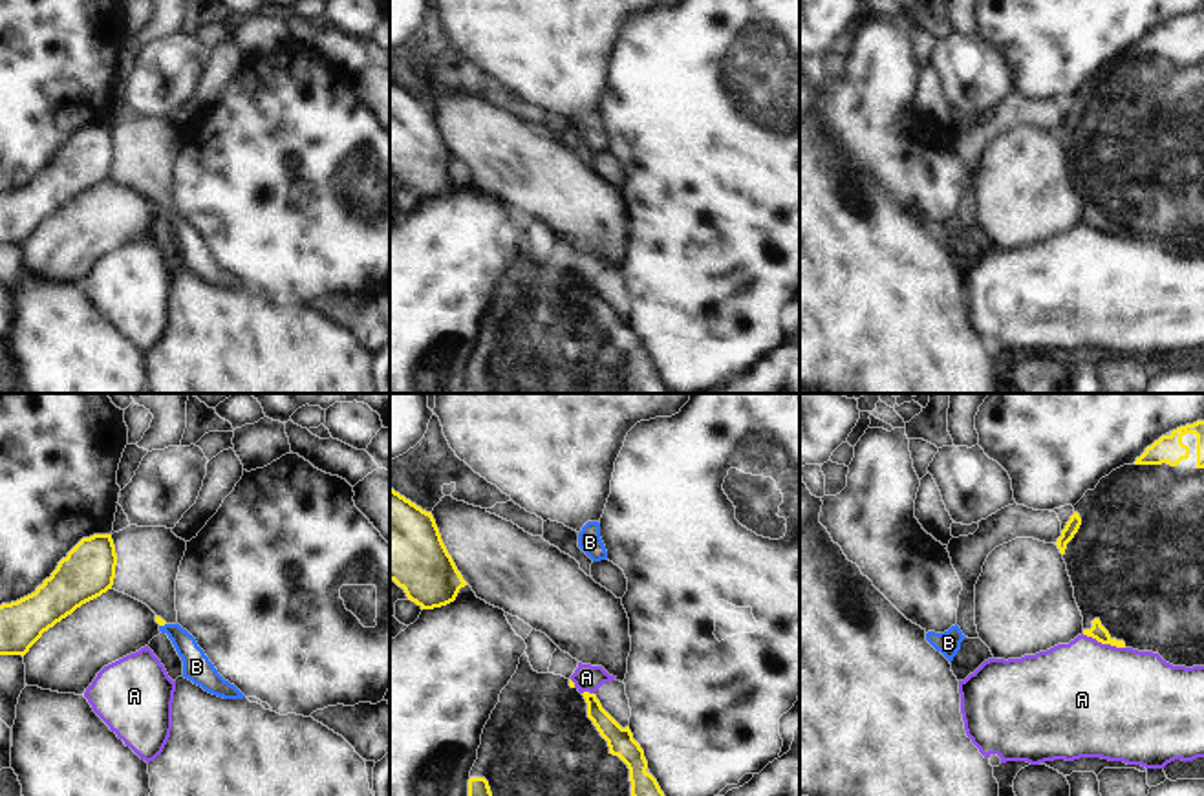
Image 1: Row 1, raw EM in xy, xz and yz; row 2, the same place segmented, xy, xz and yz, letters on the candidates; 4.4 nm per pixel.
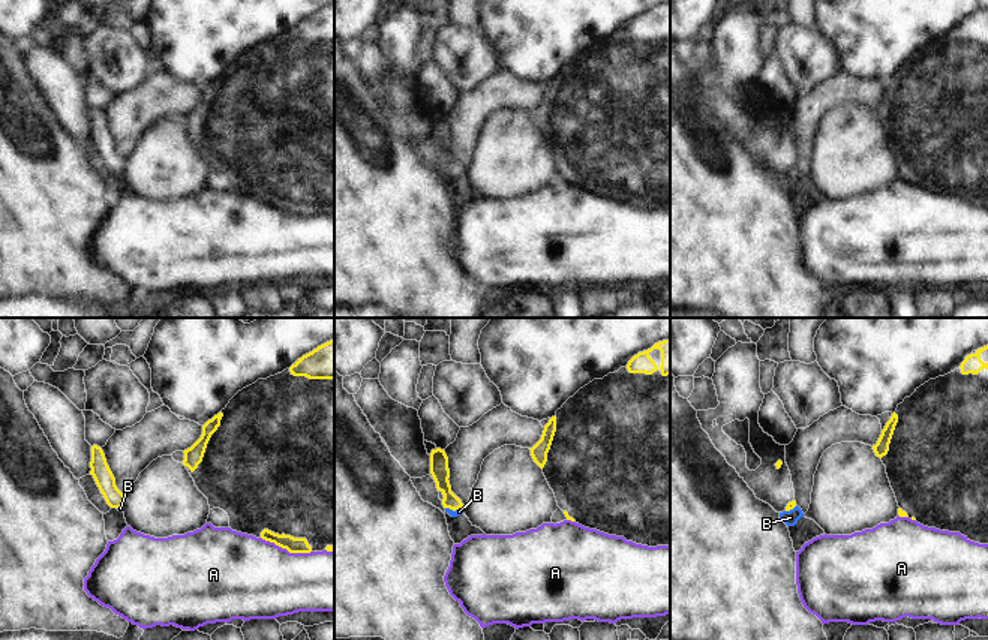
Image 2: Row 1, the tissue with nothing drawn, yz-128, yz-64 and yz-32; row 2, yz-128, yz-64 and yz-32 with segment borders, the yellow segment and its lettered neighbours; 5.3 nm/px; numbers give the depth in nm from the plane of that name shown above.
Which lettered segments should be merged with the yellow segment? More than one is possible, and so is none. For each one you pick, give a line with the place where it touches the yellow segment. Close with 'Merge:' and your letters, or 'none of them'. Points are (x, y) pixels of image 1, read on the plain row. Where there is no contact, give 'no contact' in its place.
B: contact xy (161, 215)
Merge: B

